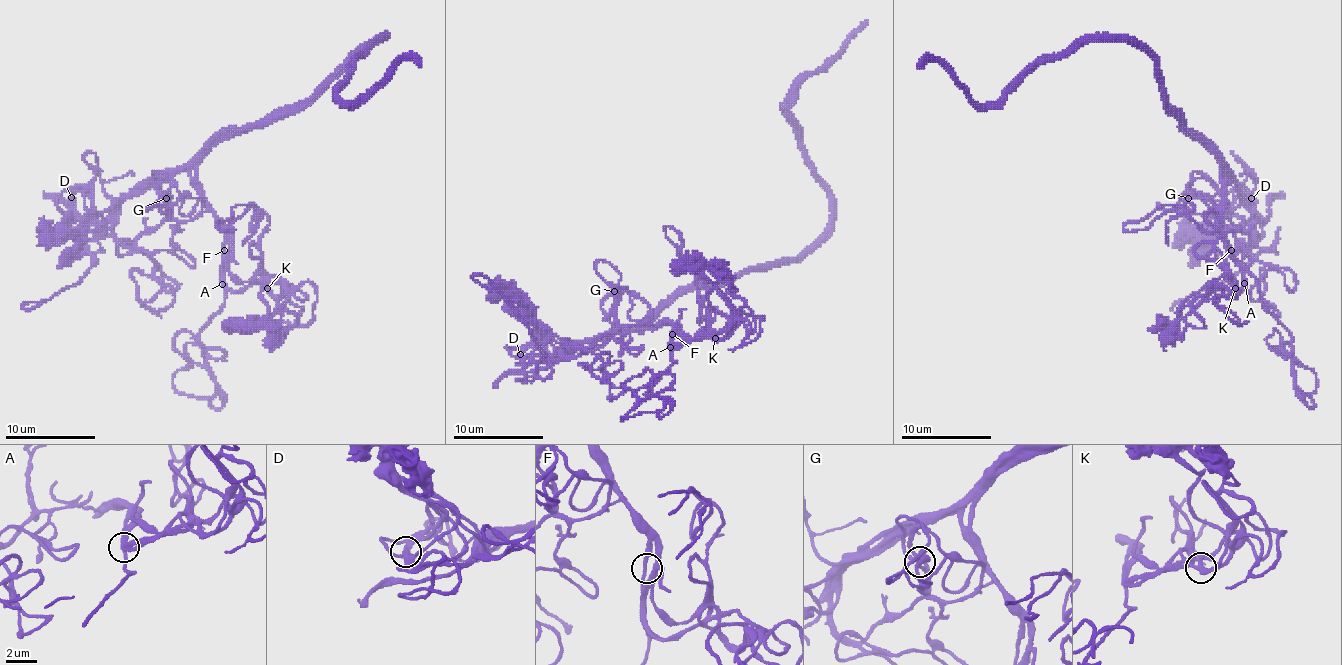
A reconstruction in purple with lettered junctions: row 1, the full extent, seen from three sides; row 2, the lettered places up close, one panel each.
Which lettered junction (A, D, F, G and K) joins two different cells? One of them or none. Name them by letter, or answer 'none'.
none

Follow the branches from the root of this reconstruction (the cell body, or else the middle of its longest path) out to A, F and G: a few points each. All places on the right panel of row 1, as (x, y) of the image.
A: (1186, 129), (1215, 156), (1222, 167), (1222, 236), (1233, 254), (1233, 261), (1242, 270), (1244, 283)
F: (1186, 129), (1215, 156), (1222, 167), (1222, 236), (1231, 250)
G: (1186, 129), (1215, 156), (1222, 167), (1222, 209), (1219, 212), (1208, 200), (1193, 196), (1188, 187), (1188, 198)

